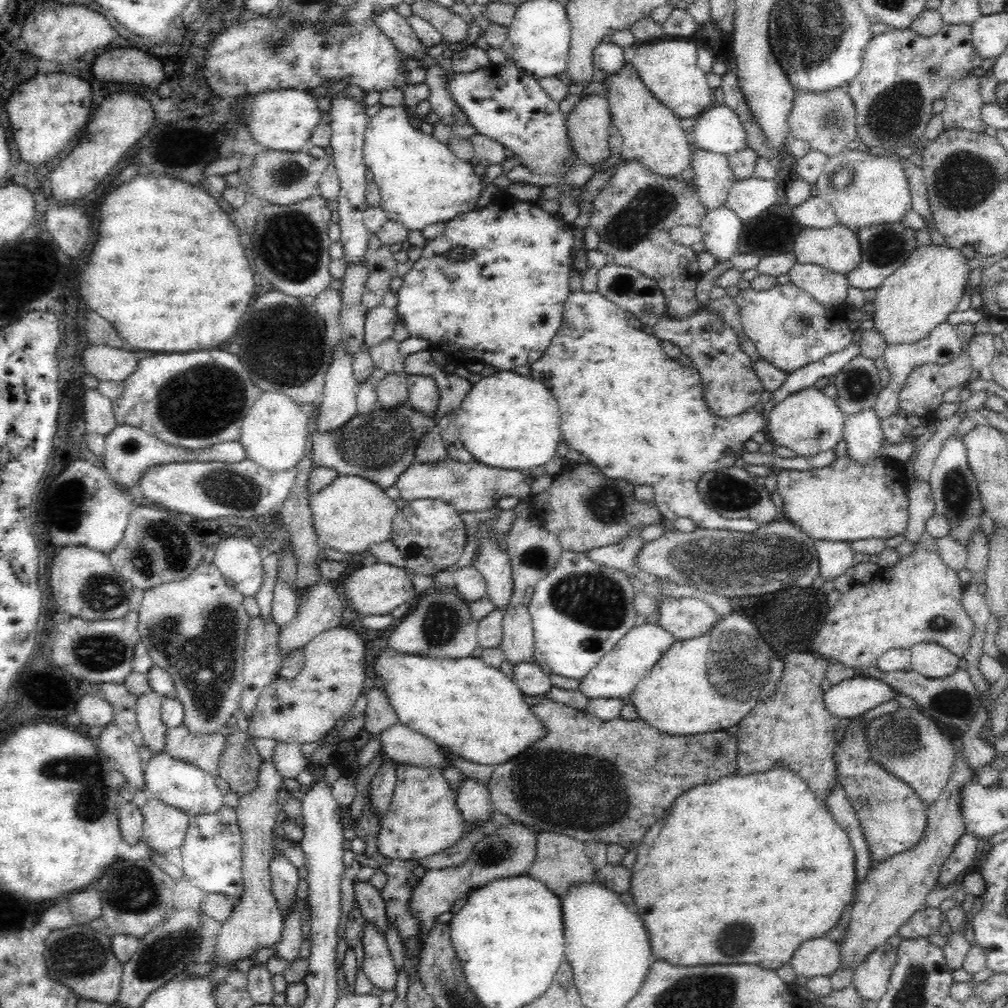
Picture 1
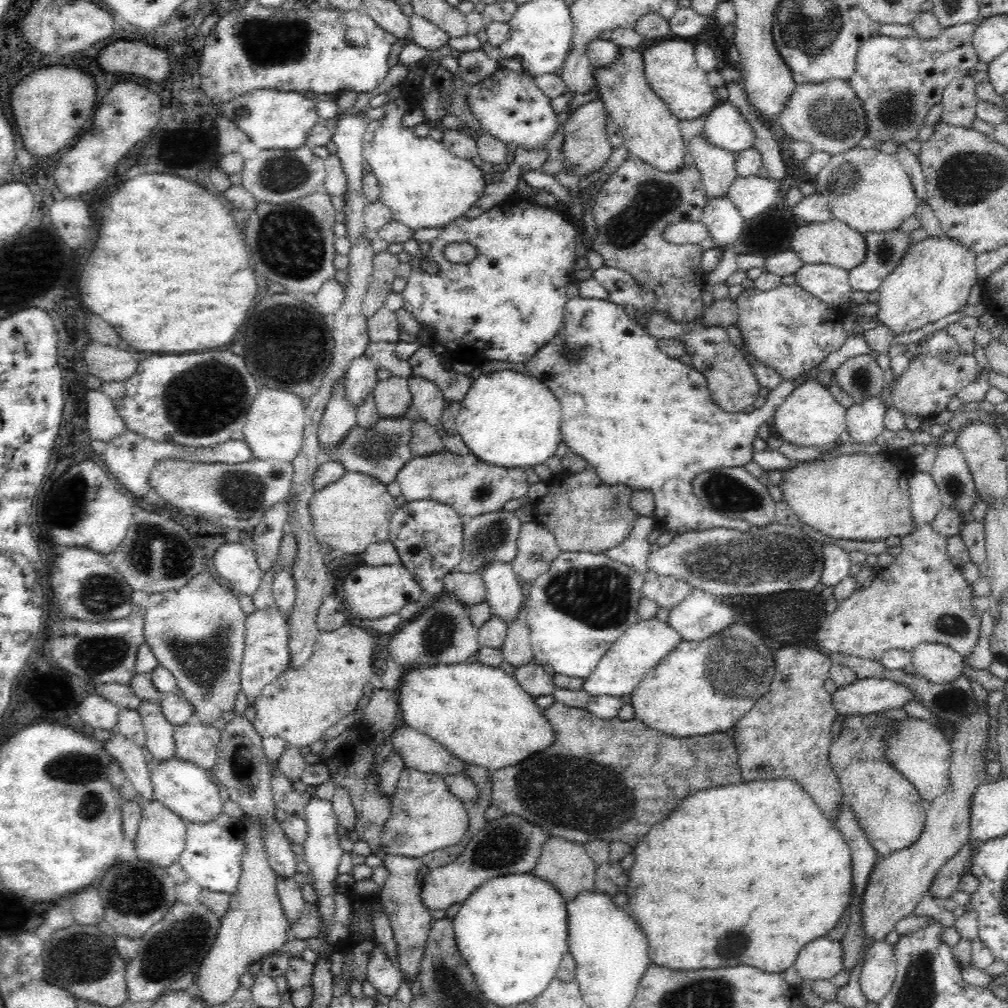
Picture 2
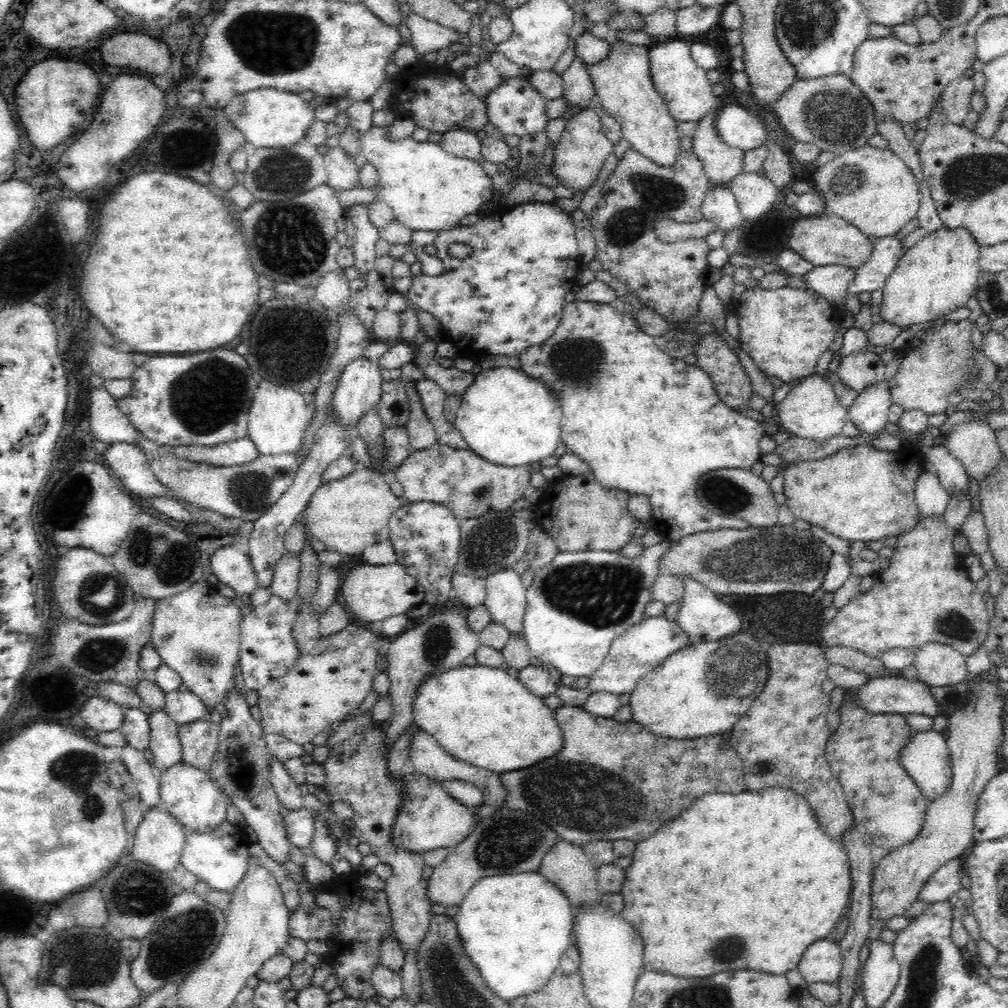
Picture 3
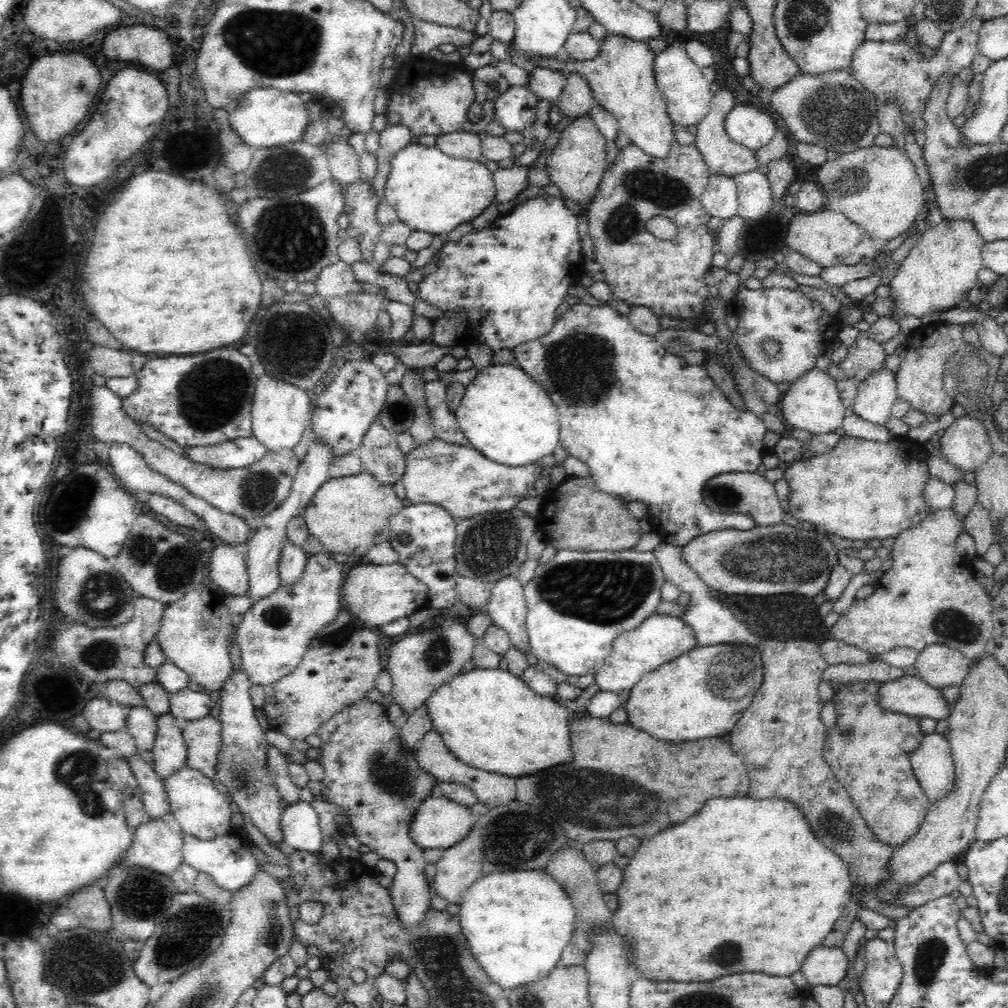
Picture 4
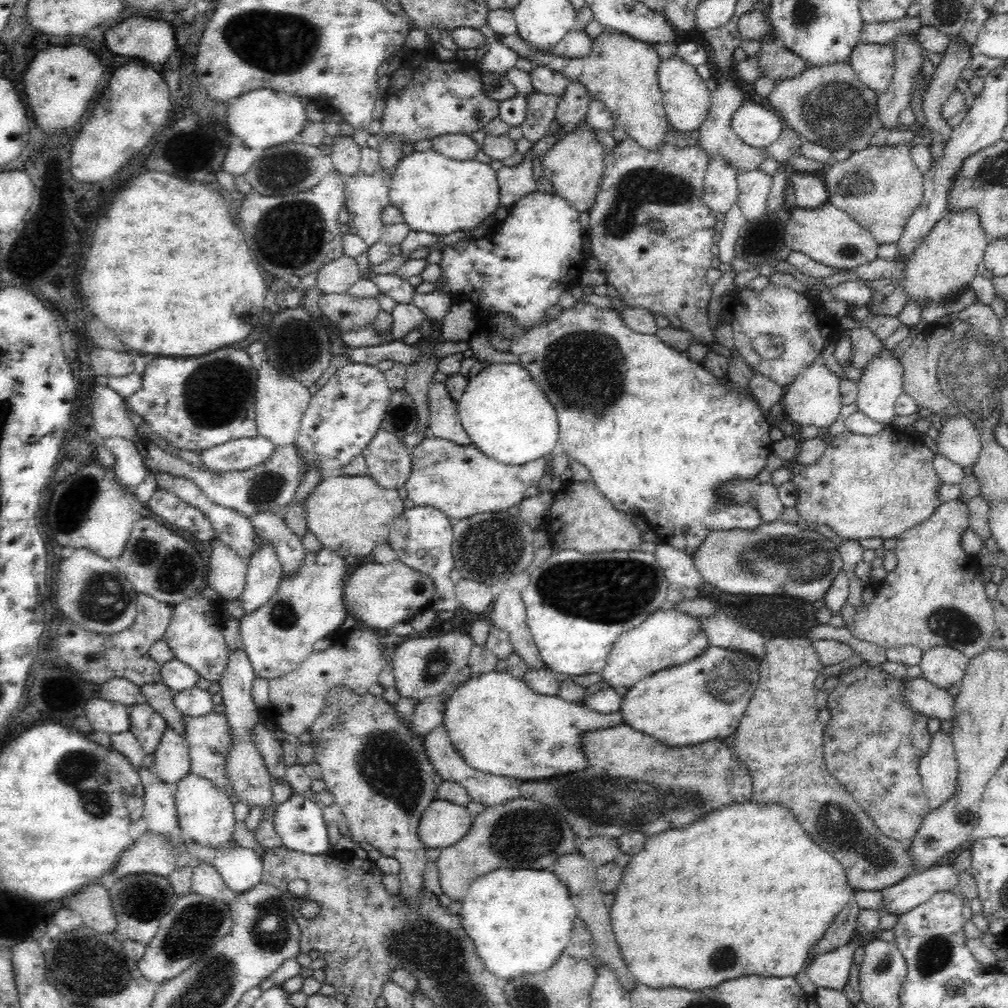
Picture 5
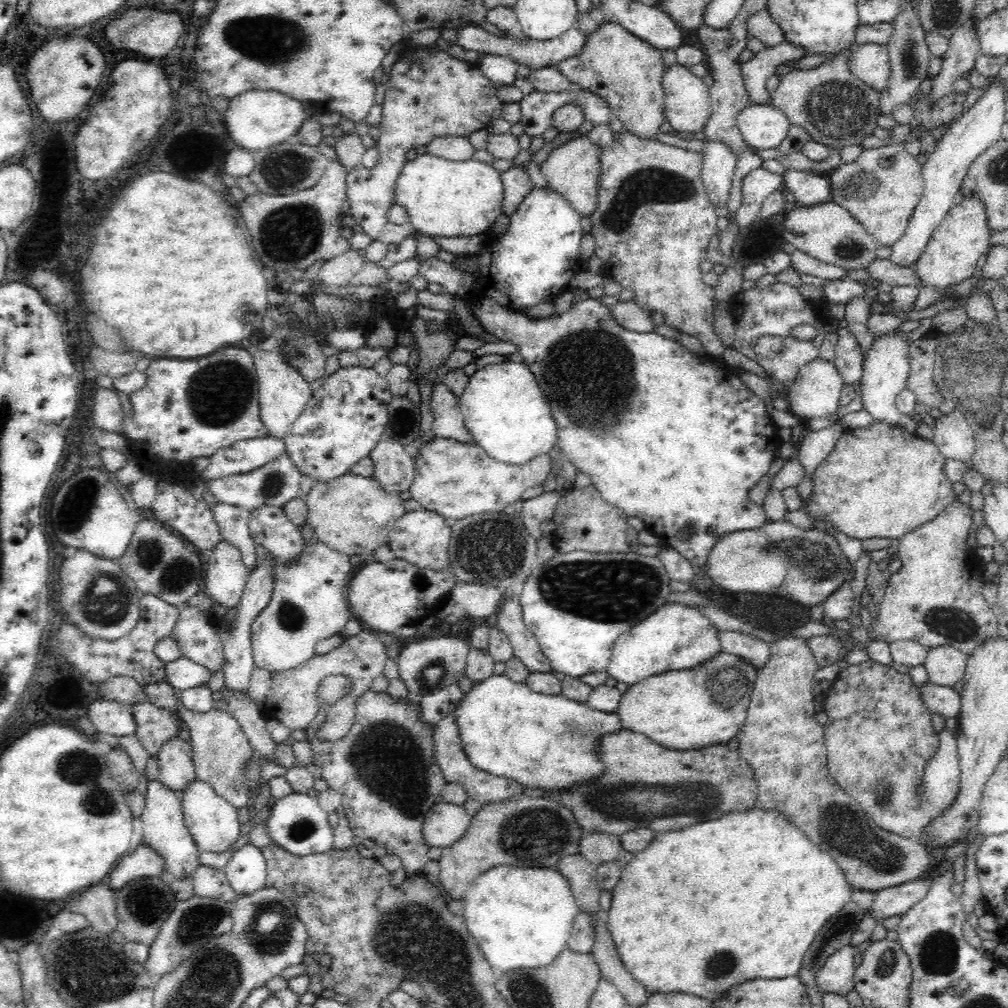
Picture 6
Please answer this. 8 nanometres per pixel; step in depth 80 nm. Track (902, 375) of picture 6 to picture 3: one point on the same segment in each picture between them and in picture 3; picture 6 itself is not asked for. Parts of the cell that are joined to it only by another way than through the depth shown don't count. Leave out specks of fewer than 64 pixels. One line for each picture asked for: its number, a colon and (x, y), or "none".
3: (869, 411)
4: (875, 396)
5: (880, 385)

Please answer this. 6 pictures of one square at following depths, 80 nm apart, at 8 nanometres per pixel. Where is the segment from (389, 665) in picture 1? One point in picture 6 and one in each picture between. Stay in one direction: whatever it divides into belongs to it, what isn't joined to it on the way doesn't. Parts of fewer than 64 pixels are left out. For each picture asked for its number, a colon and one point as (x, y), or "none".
2: (479, 713)
3: (482, 715)
4: (490, 719)
5: (499, 725)
6: (542, 741)

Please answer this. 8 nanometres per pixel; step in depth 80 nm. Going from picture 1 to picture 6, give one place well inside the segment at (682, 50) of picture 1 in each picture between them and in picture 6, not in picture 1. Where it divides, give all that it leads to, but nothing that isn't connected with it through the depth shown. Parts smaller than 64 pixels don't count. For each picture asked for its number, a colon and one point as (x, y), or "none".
2: (670, 67)
3: (683, 85)
4: (687, 94)
5: (687, 100)
6: (687, 106)

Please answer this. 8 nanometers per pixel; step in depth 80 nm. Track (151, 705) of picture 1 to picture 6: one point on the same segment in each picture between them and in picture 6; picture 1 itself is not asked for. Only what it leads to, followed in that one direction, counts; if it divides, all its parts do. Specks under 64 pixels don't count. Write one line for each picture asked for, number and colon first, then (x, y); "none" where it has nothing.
2: (159, 739)
3: (163, 742)
4: (169, 751)
5: (171, 763)
6: (176, 770)

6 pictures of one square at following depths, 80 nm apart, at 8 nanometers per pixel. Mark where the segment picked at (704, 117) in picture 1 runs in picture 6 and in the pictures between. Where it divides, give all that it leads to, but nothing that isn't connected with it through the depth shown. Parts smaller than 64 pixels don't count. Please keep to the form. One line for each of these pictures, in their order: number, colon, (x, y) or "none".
2: (724, 127)
3: (736, 127)
4: (746, 125)
5: (755, 123)
6: (762, 126)

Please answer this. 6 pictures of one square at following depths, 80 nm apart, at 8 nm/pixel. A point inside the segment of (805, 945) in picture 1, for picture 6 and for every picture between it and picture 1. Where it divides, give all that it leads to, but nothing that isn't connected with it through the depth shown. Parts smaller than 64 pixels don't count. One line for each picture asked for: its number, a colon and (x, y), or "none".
2: (823, 958)
3: (822, 961)
4: (826, 965)
5: (830, 970)
6: (836, 975)

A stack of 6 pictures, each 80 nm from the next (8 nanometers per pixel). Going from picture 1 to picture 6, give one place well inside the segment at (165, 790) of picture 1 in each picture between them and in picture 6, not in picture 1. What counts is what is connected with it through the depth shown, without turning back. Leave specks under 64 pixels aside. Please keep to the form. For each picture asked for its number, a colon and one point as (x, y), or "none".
2: (181, 786)
3: (191, 795)
4: (201, 810)
5: (203, 812)
6: (212, 821)

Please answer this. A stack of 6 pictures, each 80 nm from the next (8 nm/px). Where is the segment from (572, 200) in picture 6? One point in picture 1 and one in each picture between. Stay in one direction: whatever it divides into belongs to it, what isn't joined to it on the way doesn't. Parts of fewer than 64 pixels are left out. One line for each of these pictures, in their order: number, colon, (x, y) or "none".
1: (588, 123)
2: (586, 147)
3: (583, 148)
4: (575, 165)
5: (575, 164)

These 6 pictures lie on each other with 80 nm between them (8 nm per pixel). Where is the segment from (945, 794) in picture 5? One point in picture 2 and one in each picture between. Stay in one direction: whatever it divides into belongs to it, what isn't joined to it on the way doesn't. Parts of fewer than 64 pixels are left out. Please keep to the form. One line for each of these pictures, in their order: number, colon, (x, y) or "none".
2: (917, 749)
3: (925, 756)
4: (932, 762)

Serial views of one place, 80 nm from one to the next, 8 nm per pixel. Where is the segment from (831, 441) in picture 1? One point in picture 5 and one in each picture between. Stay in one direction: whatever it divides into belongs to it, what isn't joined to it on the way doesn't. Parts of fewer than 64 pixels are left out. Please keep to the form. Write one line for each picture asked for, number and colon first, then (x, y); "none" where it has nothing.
2: (810, 416)
3: (810, 410)
4: (812, 403)
5: (813, 398)

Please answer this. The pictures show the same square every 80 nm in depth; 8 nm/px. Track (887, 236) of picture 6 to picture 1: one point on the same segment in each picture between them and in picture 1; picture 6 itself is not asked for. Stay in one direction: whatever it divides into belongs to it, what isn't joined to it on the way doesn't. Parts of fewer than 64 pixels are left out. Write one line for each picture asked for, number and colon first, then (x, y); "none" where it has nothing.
1: (864, 188)
2: (869, 190)
3: (871, 188)
4: (875, 187)
5: (880, 187)

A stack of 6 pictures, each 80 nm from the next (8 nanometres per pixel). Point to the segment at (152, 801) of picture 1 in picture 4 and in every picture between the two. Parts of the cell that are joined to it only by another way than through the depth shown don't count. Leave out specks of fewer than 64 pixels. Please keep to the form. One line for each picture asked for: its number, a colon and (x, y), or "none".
2: (161, 837)
3: (159, 841)
4: (155, 846)

